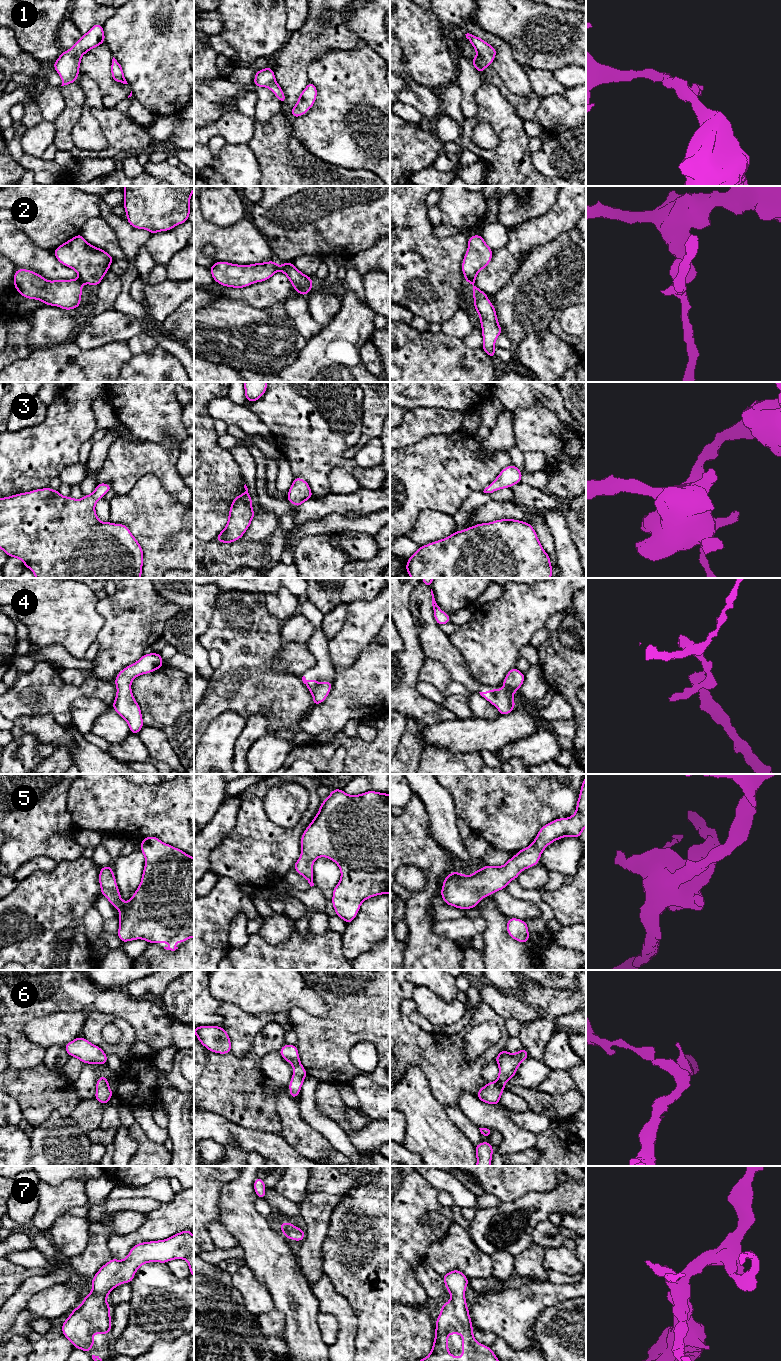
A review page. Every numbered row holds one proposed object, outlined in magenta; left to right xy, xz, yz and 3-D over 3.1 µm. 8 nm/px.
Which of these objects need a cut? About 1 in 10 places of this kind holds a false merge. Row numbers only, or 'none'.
2

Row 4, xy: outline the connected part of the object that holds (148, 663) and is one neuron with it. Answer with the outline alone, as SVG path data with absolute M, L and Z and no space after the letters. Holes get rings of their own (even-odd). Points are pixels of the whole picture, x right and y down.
M158 653L144 654L137 662L121 670L114 681L117 693L112 708L126 720L133 734L138 734L144 726L139 704L135 701L131 684L132 680L142 674L158 670L163 659Z

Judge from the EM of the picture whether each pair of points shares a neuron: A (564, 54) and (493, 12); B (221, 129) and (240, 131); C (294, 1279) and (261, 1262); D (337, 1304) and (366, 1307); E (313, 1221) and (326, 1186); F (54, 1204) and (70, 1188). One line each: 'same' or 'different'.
A: same
B: same
C: same
D: different
E: same
F: same

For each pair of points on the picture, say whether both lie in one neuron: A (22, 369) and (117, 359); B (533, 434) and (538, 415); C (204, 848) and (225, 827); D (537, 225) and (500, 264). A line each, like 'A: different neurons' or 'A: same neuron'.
A: same neuron
B: same neuron
C: same neuron
D: same neuron

